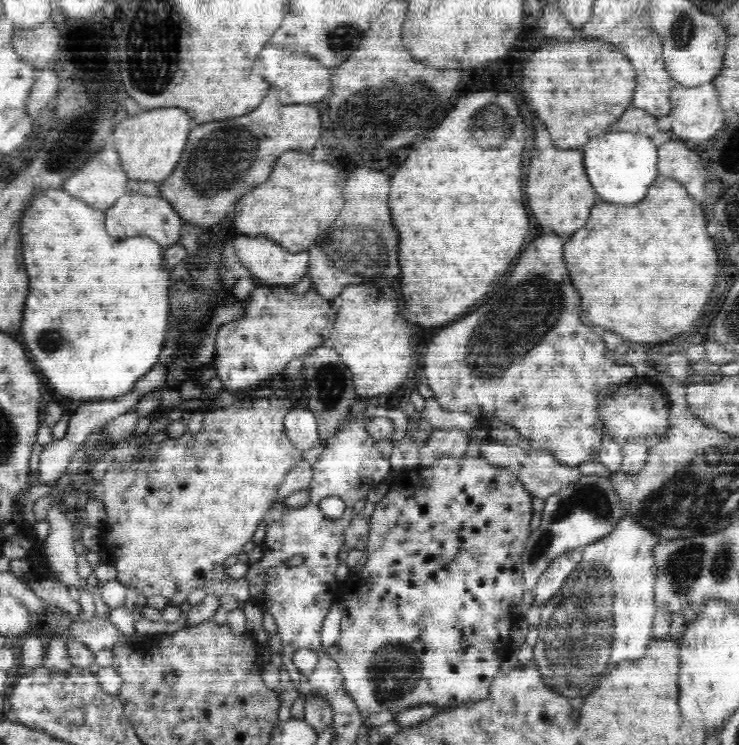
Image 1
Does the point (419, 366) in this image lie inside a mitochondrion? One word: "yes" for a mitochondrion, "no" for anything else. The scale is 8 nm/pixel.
no

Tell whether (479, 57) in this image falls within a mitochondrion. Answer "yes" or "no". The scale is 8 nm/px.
no

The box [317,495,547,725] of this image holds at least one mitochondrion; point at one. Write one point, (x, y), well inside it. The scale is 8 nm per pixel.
(393, 671)

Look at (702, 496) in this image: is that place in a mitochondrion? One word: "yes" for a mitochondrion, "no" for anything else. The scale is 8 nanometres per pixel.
yes

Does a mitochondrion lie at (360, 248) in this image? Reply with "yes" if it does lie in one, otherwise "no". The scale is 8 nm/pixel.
yes

